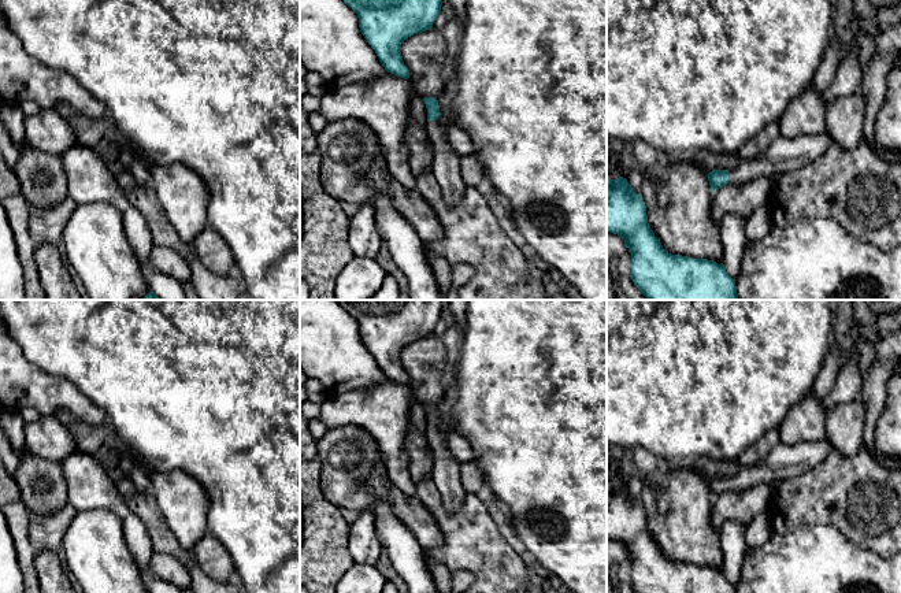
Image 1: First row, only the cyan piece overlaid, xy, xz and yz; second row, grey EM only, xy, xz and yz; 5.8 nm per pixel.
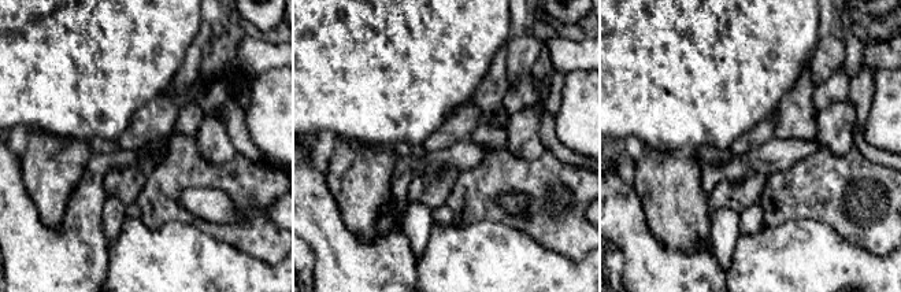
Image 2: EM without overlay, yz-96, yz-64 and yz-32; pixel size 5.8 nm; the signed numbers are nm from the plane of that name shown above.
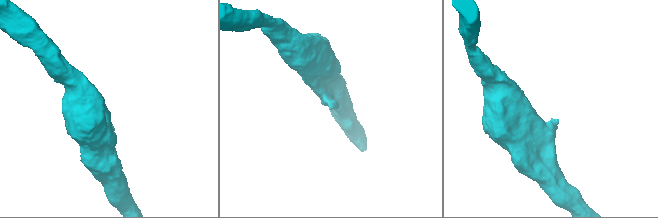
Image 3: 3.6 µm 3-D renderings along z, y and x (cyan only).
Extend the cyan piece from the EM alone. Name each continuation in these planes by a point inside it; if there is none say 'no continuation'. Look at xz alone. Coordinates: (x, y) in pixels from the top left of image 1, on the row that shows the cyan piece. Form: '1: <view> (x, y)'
1: xz (445, 167)

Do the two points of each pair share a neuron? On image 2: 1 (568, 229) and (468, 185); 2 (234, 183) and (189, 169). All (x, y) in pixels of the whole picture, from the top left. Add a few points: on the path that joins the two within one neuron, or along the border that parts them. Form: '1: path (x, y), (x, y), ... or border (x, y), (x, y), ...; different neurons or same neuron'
1: path (544, 204), (522, 183), (493, 183); same neuron
2: path (223, 177), (200, 173); same neuron

